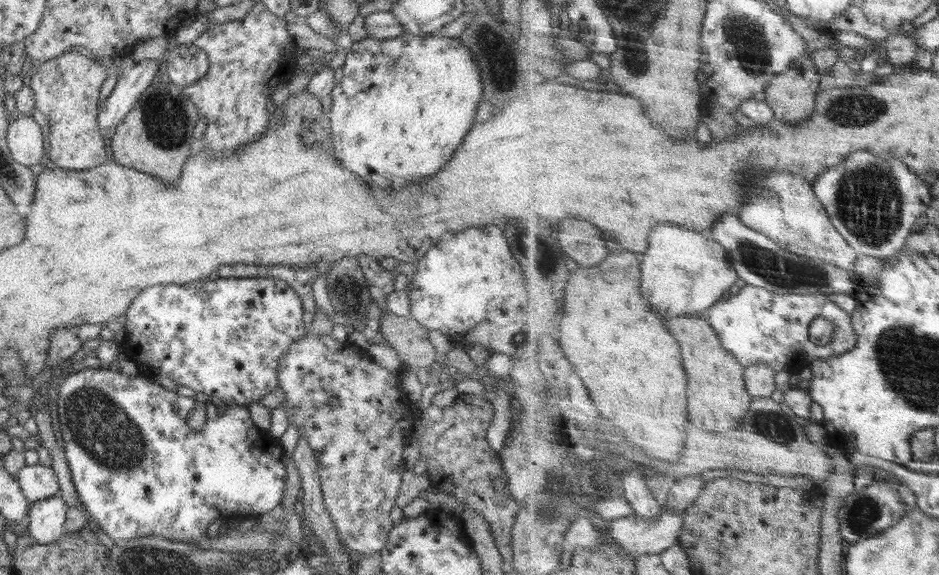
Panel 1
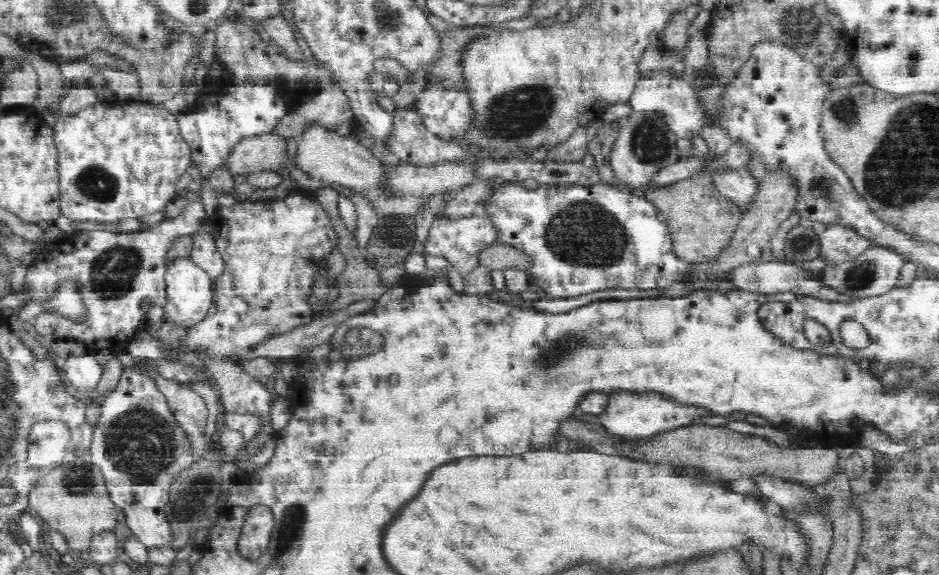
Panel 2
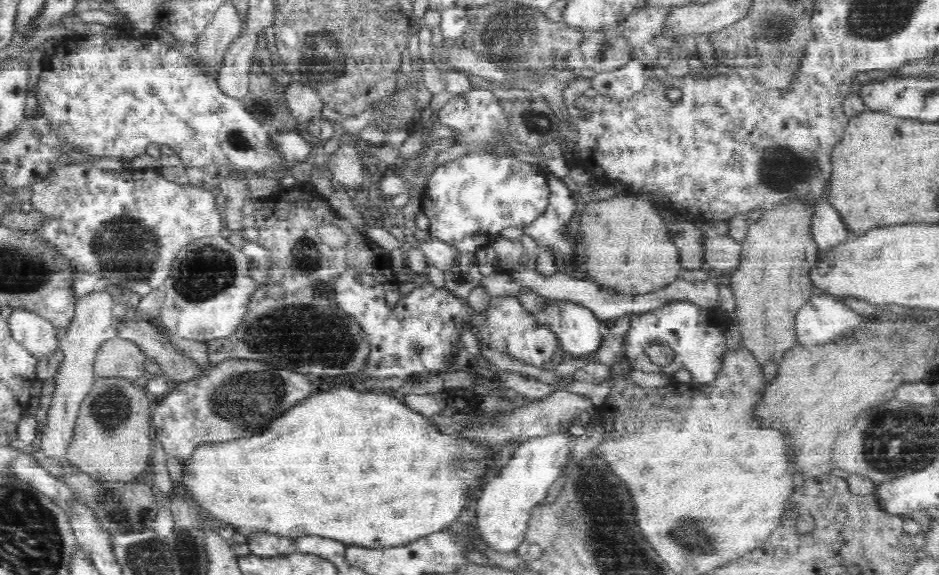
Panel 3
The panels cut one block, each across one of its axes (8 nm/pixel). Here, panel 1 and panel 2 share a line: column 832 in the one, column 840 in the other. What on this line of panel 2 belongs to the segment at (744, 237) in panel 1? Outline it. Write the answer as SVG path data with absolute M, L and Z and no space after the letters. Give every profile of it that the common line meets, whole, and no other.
M872 248L872 250L862 252L854 260L848 260L837 265L825 265L824 269L821 270L821 281L836 292L851 298L878 296L878 294L884 294L896 286L900 276L900 268L905 261L904 256L894 250Z

